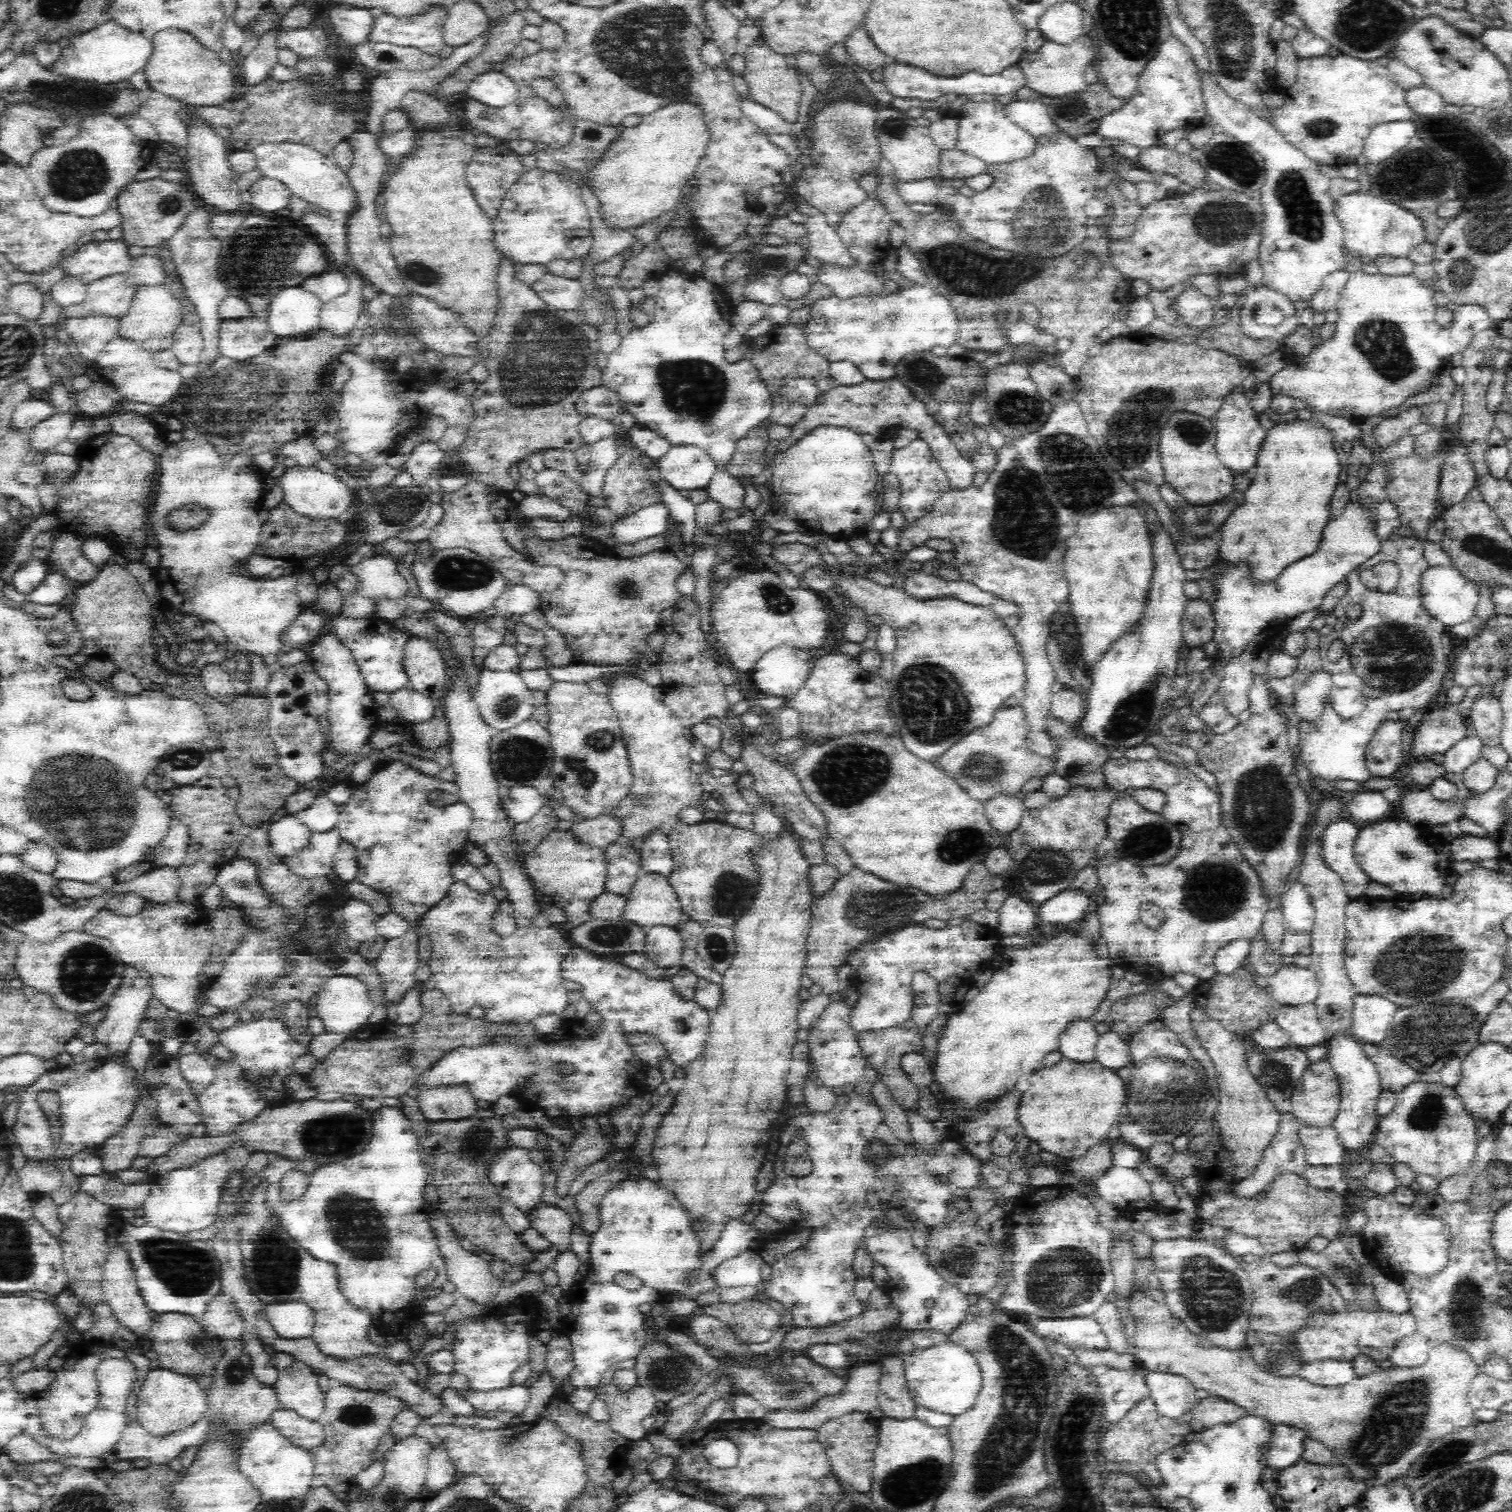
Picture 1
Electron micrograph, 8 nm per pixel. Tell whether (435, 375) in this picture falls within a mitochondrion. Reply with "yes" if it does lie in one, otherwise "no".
no

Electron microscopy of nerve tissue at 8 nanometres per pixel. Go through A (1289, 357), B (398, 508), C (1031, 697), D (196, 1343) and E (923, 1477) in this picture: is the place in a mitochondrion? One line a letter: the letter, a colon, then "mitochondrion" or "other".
A: other
B: mitochondrion
C: other
D: mitochondrion
E: mitochondrion

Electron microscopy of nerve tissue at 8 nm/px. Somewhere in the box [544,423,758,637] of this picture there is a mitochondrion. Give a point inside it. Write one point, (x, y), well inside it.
(626, 589)

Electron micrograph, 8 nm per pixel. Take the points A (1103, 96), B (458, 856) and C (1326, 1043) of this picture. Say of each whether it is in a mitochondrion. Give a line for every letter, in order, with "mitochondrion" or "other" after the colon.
A: other
B: other
C: other

